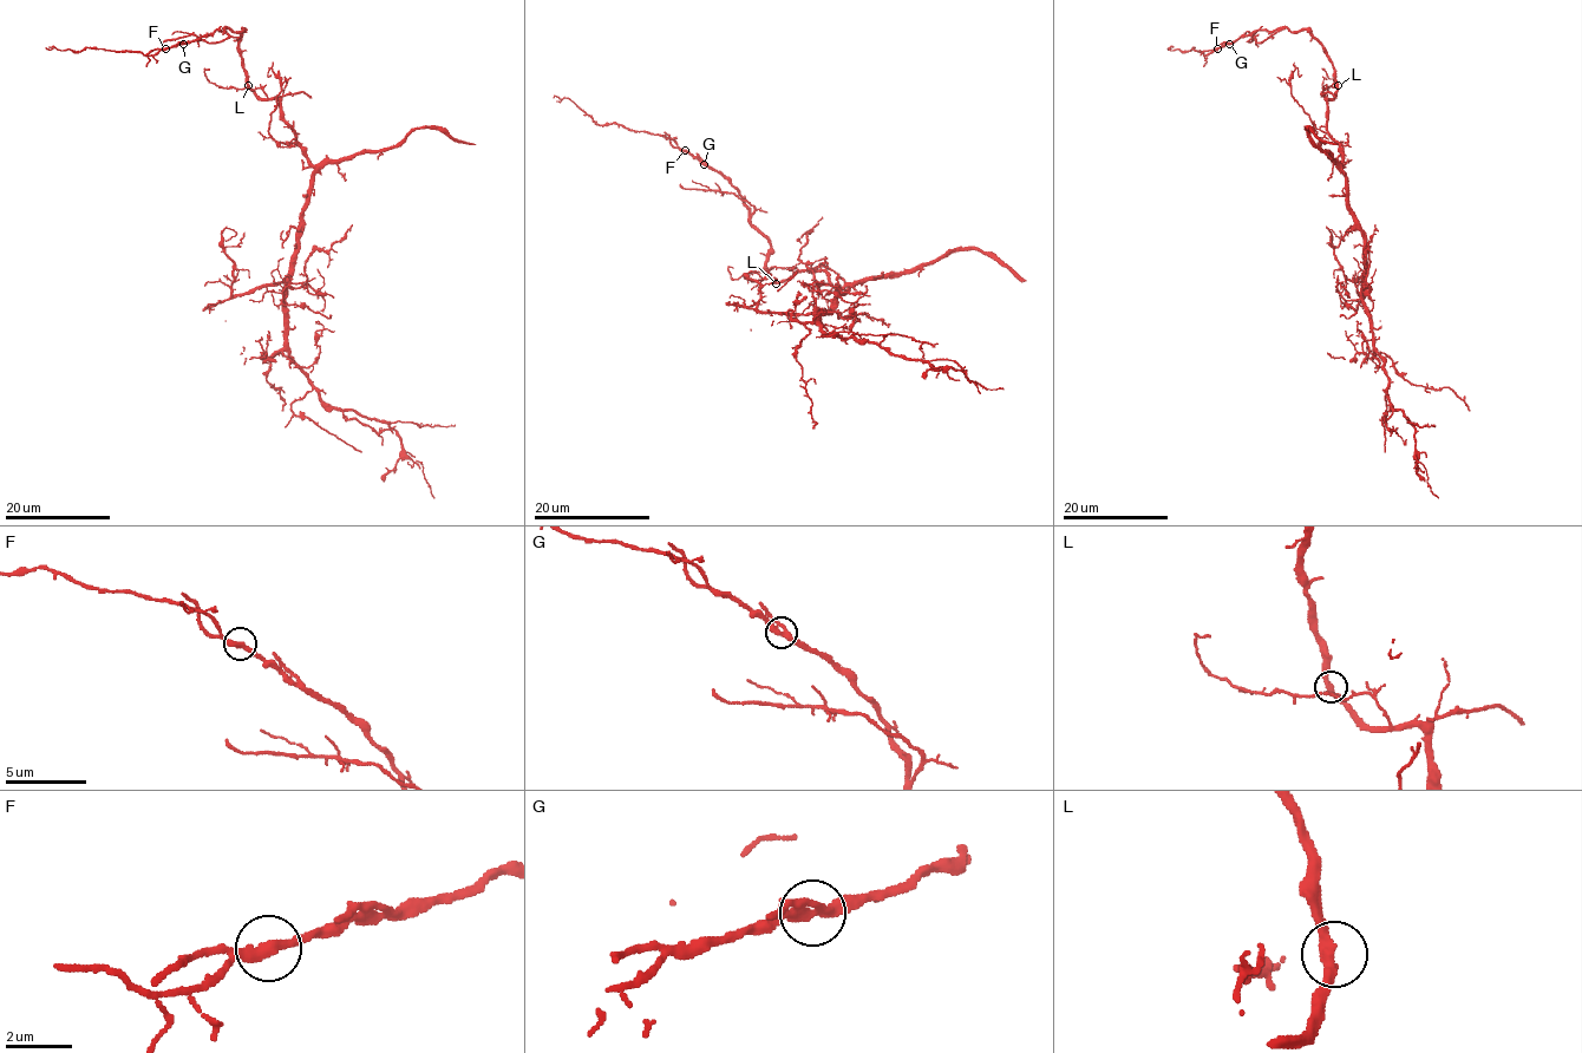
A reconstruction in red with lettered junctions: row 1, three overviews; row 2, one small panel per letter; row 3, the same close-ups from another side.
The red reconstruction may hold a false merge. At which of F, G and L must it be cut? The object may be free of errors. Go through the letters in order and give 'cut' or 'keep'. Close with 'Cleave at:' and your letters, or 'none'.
F: keep
G: keep
L: keep
Cleave at: none

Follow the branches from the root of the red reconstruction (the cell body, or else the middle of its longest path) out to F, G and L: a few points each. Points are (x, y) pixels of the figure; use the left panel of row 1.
F: (308, 159), (283, 118), (281, 104), (261, 99), (247, 83), (239, 47), (243, 30), (214, 31), (165, 48)
G: (308, 159), (283, 118), (281, 104), (261, 99), (247, 83), (239, 47), (243, 30), (214, 31), (183, 44)
L: (308, 159), (283, 118), (281, 104), (276, 99), (261, 99), (248, 85)

